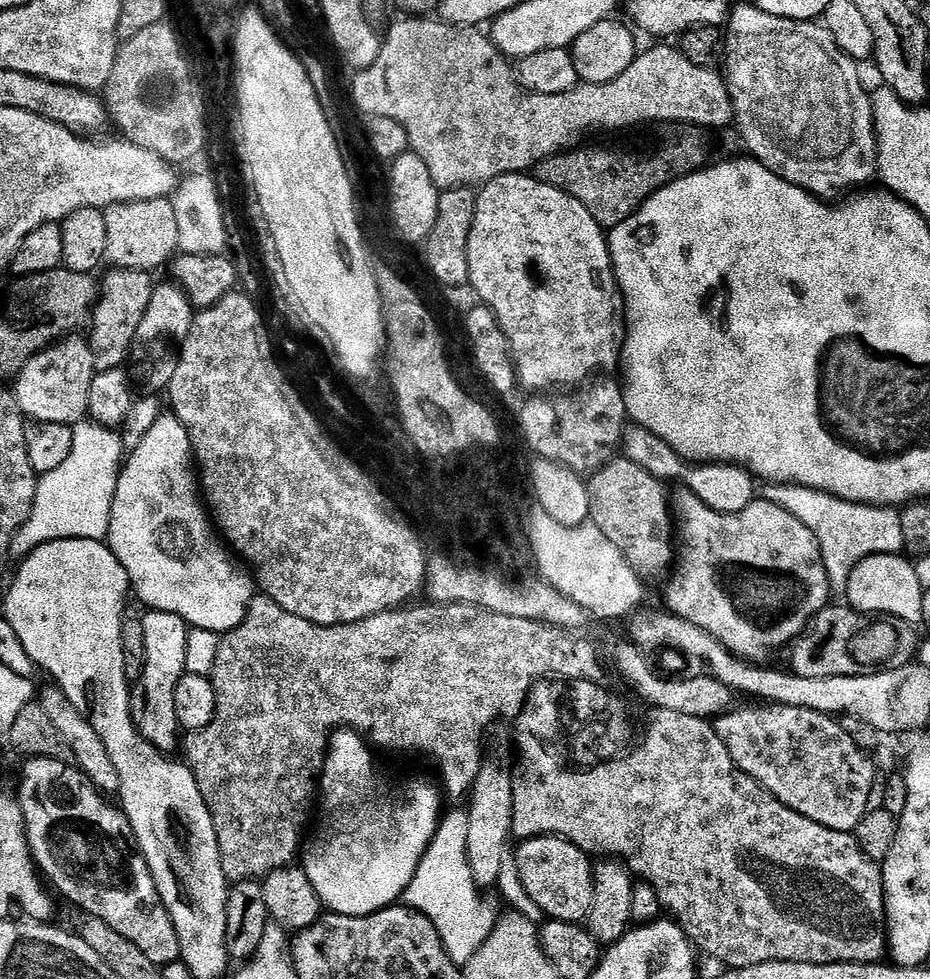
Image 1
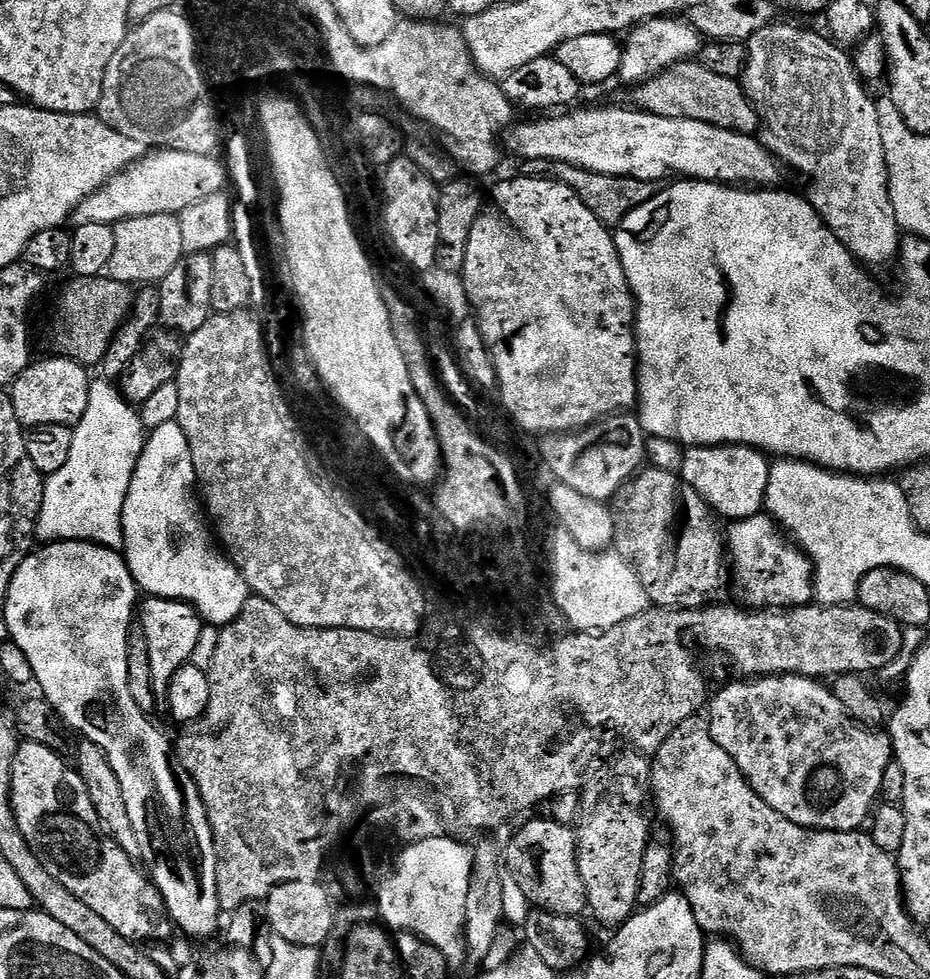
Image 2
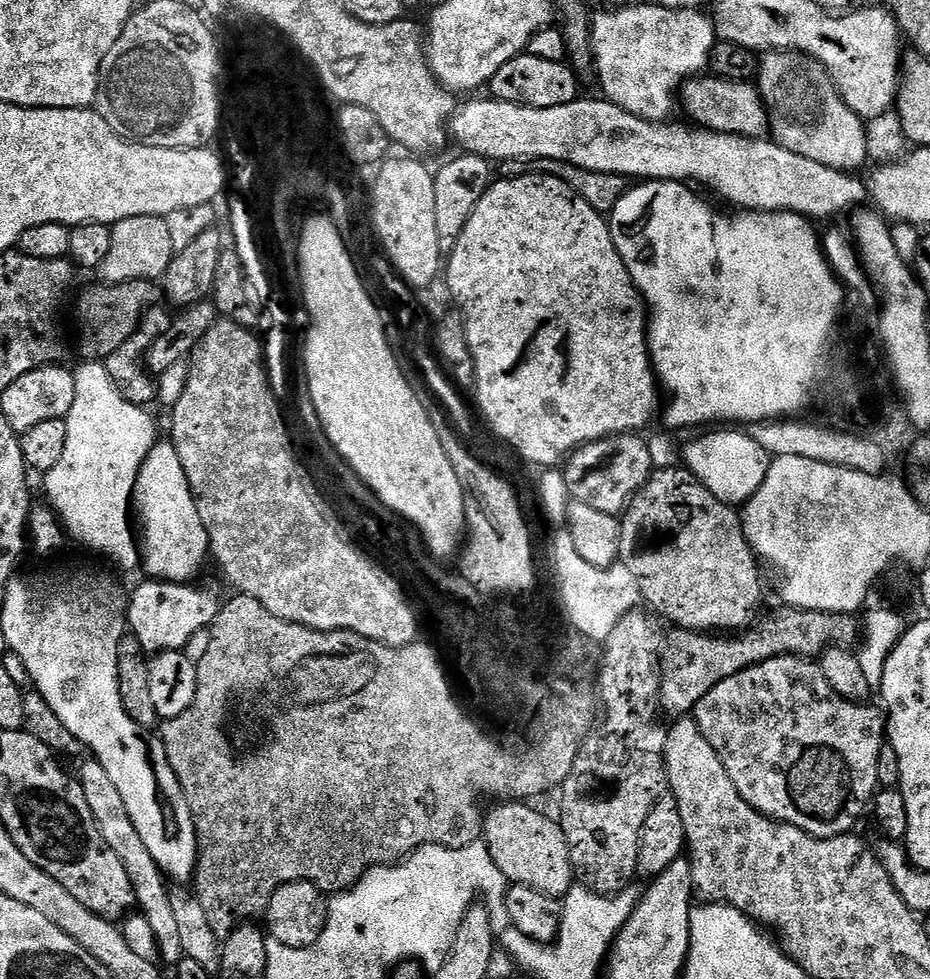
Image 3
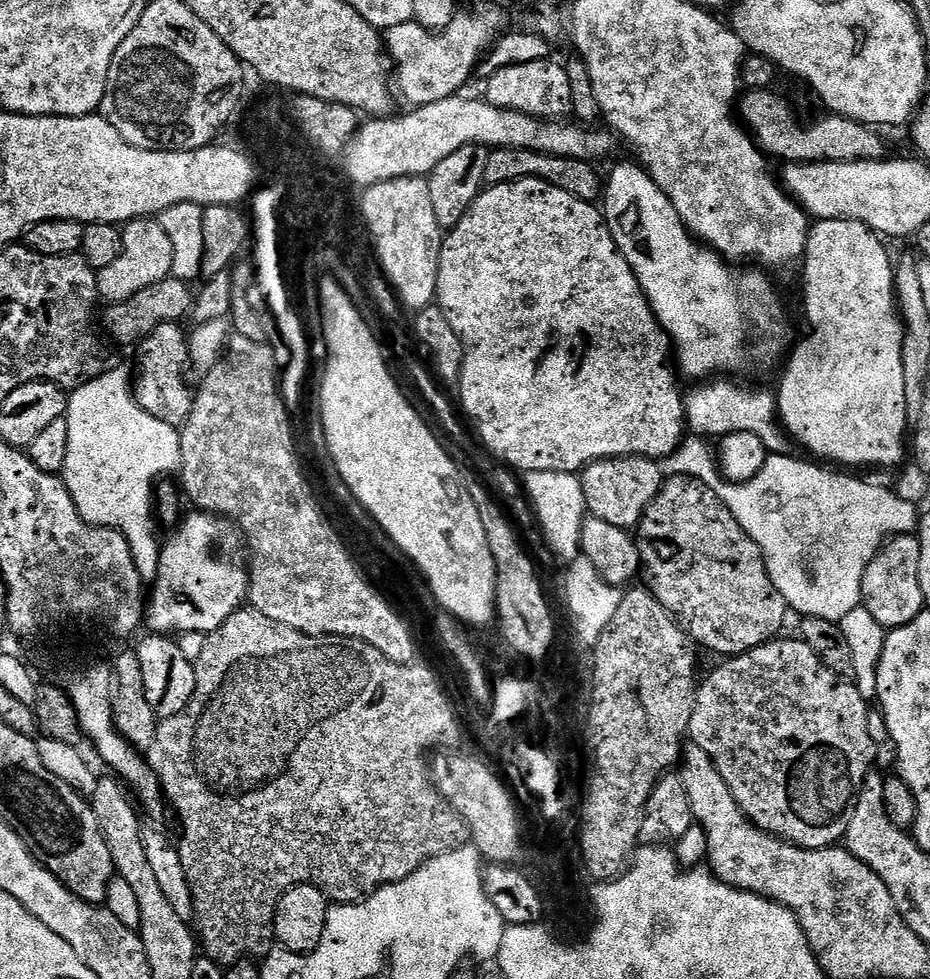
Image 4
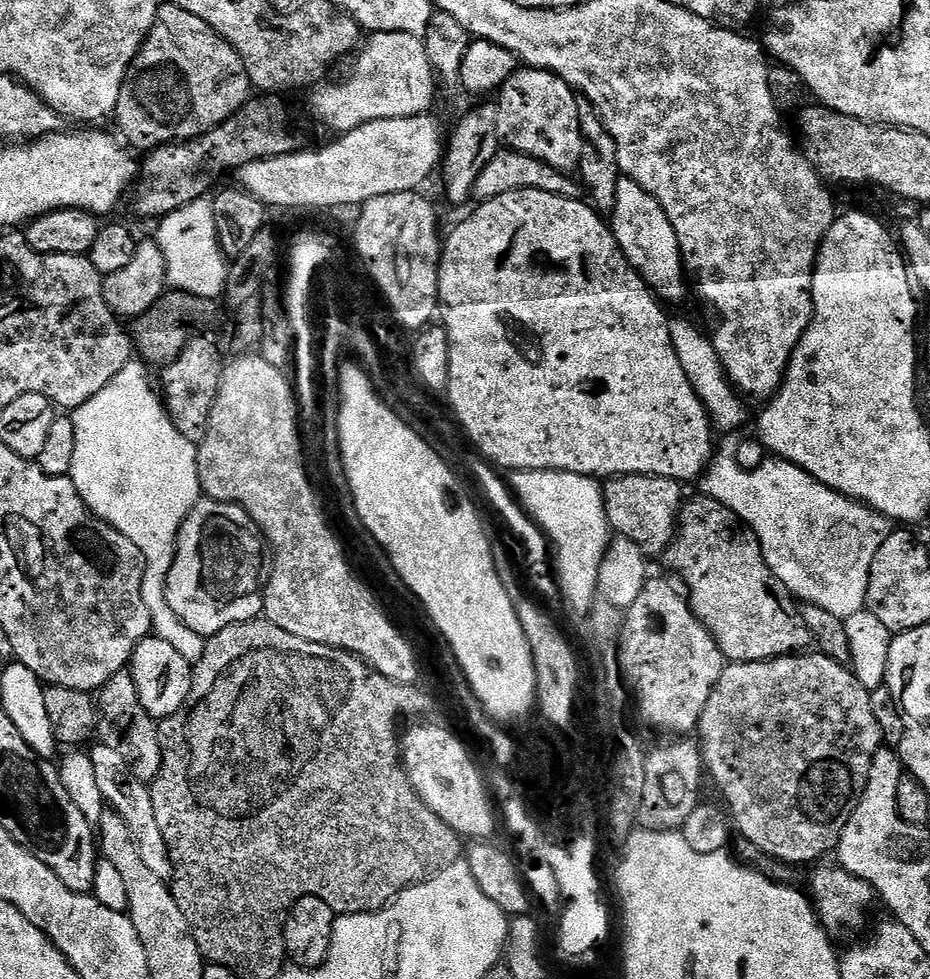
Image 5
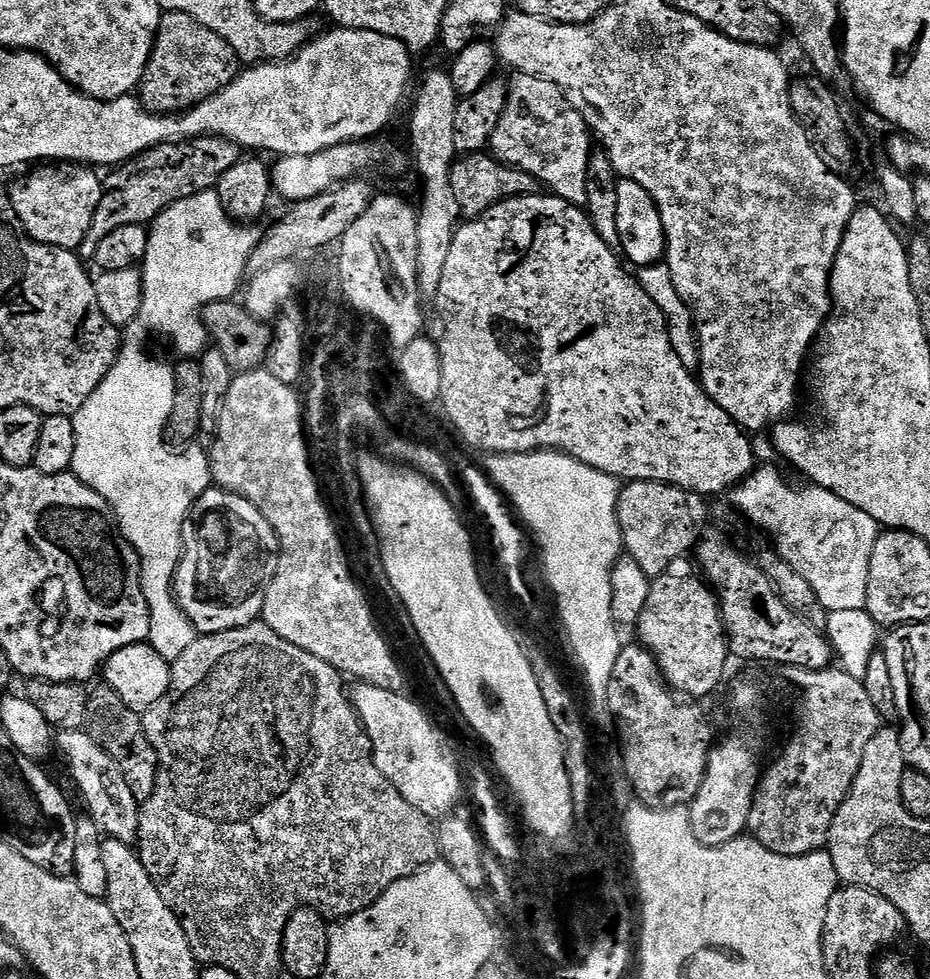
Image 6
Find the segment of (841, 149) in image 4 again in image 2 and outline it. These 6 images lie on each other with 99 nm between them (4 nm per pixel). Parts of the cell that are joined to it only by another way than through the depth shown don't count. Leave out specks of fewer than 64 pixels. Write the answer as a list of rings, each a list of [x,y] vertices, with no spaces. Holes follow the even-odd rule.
[[[698,62],[671,64],[658,75],[635,85],[634,92],[634,104],[639,111],[653,112],[662,118],[690,118],[749,134],[758,128],[756,109],[743,87],[733,77],[714,74]]]

